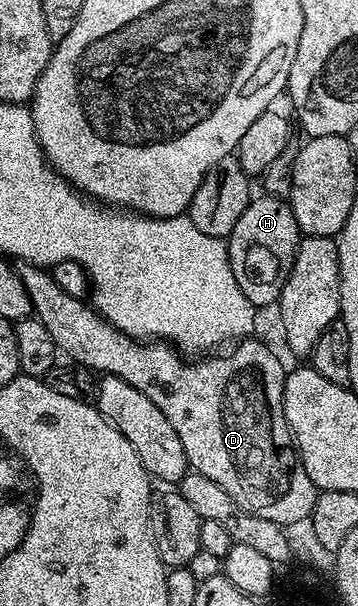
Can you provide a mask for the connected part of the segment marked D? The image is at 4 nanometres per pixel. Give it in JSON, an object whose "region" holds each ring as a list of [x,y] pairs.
{"region":[[[19,262],[16,270],[20,281],[24,281],[24,289],[28,289],[33,318],[39,319],[44,329],[48,329],[52,341],[56,341],[56,349],[67,360],[88,367],[95,373],[115,375],[128,381],[132,389],[140,389],[140,393],[150,398],[156,409],[168,417],[172,429],[176,429],[180,445],[184,445],[184,453],[193,470],[208,477],[208,481],[216,481],[216,485],[220,485],[220,489],[224,489],[224,493],[228,493],[228,497],[232,497],[241,510],[264,517],[264,521],[291,525],[305,524],[311,518],[319,489],[304,469],[298,448],[294,445],[294,434],[290,432],[284,417],[282,398],[288,371],[282,368],[281,361],[258,337],[247,337],[225,353],[214,353],[191,361],[165,341],[143,341],[125,335],[95,311],[89,302],[68,297],[68,293],[56,285],[53,274],[47,268]]]}

